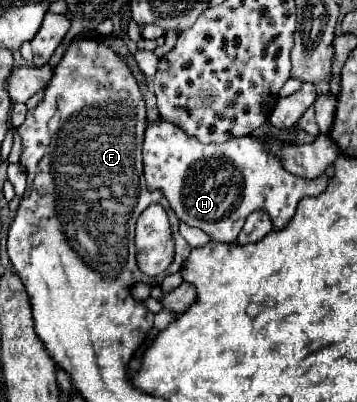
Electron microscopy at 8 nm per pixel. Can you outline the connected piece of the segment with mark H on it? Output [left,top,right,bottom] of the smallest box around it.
[143,121,329,243]

